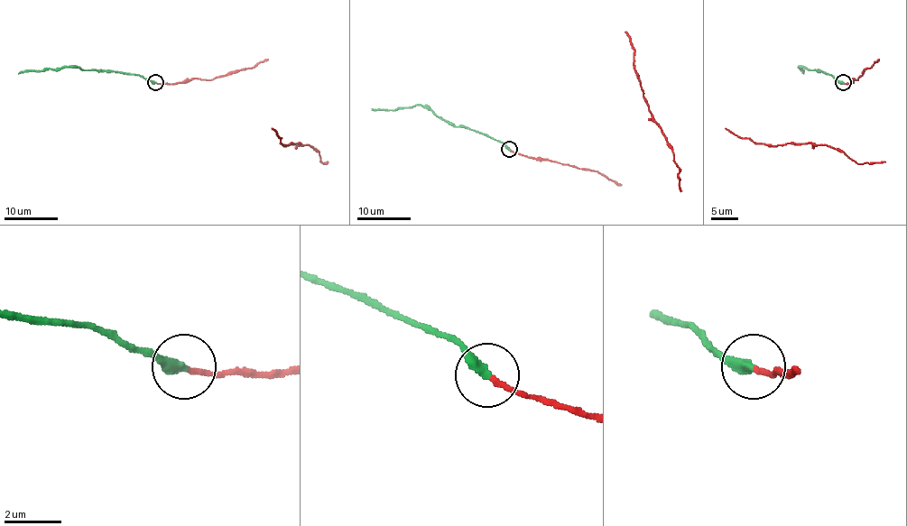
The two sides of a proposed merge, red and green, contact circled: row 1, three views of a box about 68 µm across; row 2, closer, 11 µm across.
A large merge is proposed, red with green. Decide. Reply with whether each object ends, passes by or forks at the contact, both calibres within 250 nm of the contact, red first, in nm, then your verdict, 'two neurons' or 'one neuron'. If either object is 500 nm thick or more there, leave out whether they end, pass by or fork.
red ends | green ends | 180/400 nm | two neurons

